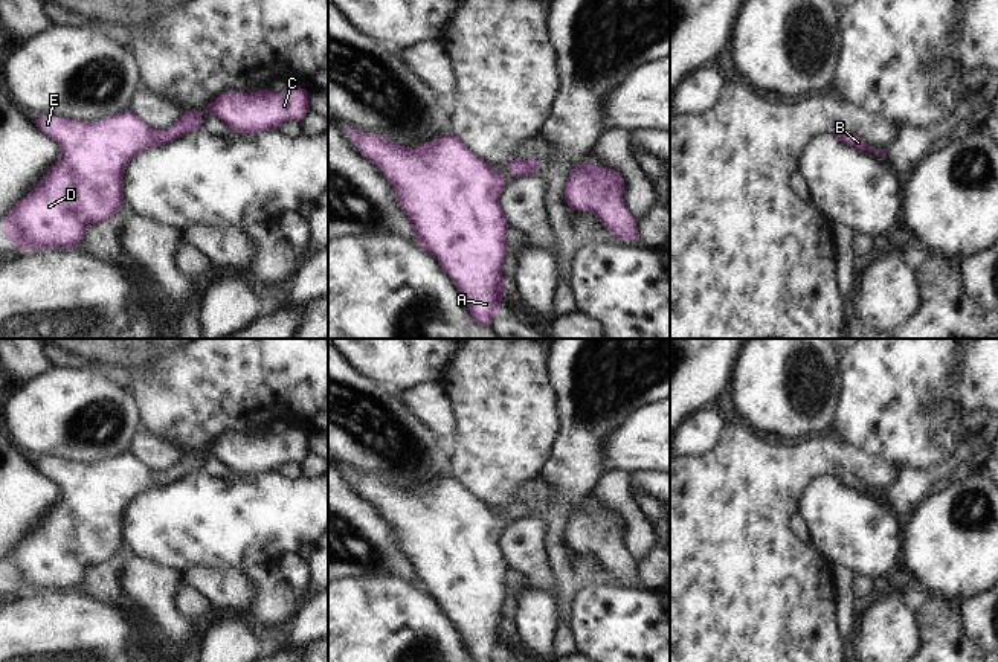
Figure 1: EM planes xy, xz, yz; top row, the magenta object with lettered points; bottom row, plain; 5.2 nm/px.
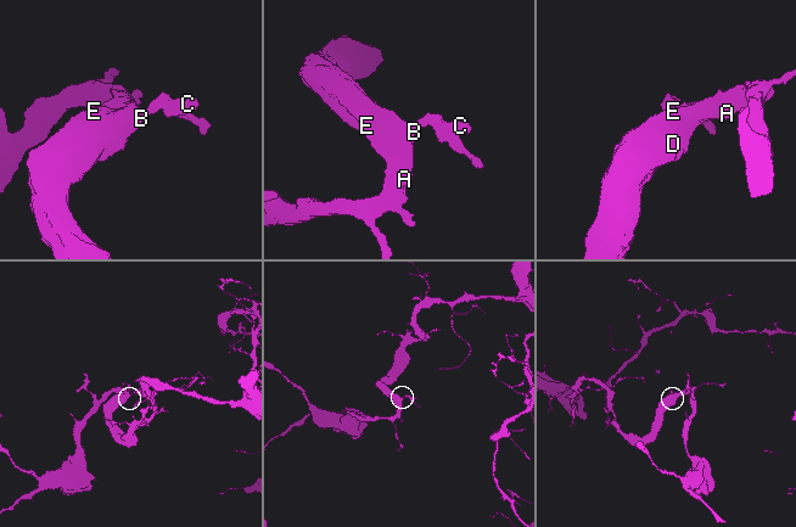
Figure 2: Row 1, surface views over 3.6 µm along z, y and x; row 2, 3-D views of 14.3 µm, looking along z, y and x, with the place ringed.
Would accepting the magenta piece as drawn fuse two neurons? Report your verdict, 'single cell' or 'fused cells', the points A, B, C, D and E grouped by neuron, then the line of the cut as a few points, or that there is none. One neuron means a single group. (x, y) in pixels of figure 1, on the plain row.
single cell | A B C D E | no cut

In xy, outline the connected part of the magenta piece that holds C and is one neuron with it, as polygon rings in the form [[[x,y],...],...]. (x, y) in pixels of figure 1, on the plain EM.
[[[296,424],[281,435],[266,432],[252,436],[224,433],[203,453],[188,453],[168,471],[150,470],[131,452],[98,464],[79,464],[58,458],[40,458],[37,470],[60,488],[61,499],[43,517],[43,522],[8,555],[3,575],[17,592],[44,592],[76,589],[89,567],[110,561],[124,546],[124,514],[131,500],[139,494],[166,487],[177,479],[201,470],[201,456],[208,453],[221,461],[232,474],[258,476],[275,473],[282,464],[301,464],[310,453],[308,435]]]

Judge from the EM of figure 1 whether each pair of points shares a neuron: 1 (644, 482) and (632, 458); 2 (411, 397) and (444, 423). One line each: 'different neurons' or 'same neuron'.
1: different neurons
2: same neuron

